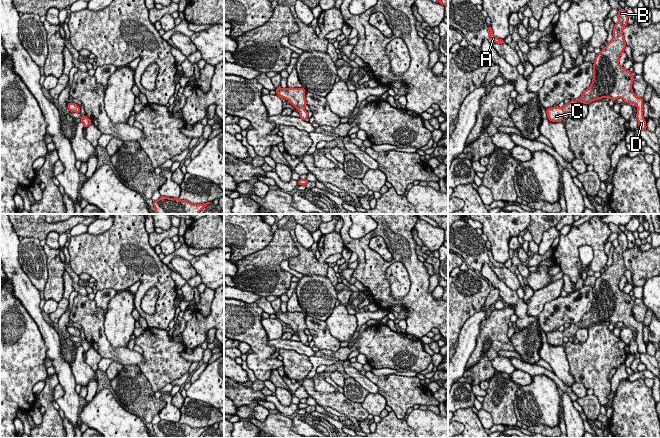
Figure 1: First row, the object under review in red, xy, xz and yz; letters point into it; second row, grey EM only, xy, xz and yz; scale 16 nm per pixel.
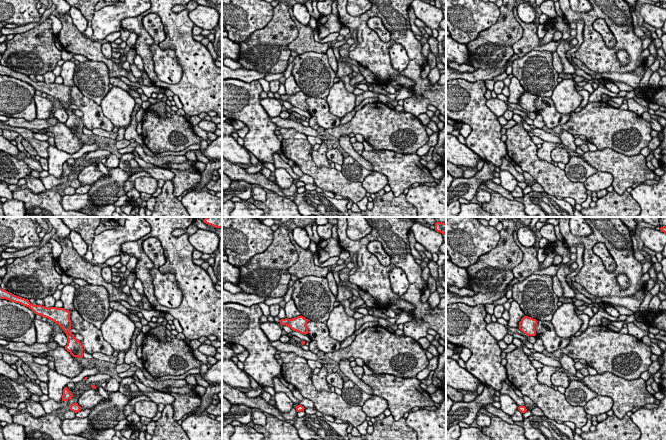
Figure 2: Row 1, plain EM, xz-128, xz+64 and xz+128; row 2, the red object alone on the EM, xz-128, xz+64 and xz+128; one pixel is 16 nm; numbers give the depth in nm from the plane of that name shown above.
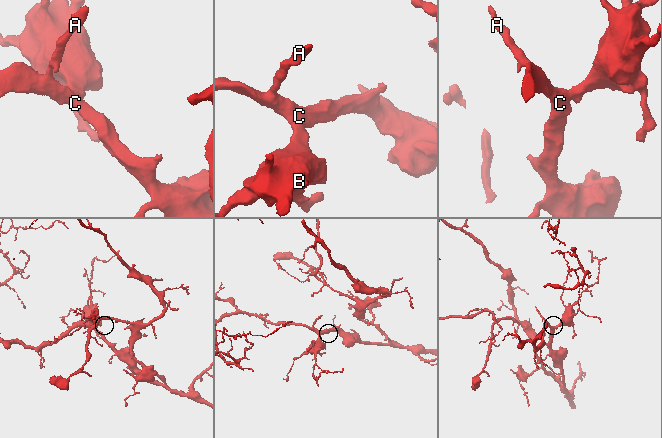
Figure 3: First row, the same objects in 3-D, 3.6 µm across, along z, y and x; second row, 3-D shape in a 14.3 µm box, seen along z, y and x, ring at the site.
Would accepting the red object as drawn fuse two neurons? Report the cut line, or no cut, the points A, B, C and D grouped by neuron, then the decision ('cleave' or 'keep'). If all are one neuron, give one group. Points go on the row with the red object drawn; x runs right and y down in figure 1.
cut none; groups A B C D; keep

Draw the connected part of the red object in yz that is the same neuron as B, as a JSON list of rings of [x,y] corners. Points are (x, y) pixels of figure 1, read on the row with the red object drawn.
[[[623,8],[618,11],[617,16],[619,21],[614,25],[612,41],[596,54],[591,86],[579,99],[570,100],[562,108],[556,106],[546,109],[550,121],[562,122],[564,113],[573,114],[579,105],[587,105],[594,100],[610,98],[615,101],[617,98],[622,98],[625,103],[634,103],[637,106],[638,128],[647,129],[643,117],[643,98],[638,98],[632,90],[634,77],[629,70],[619,65],[619,58],[627,46],[623,28],[627,26],[628,16]]]

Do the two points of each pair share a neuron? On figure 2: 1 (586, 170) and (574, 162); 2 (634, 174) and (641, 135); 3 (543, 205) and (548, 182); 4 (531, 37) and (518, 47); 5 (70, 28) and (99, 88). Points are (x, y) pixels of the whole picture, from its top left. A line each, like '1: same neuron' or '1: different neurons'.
1: same neuron
2: different neurons
3: different neurons
4: same neuron
5: different neurons

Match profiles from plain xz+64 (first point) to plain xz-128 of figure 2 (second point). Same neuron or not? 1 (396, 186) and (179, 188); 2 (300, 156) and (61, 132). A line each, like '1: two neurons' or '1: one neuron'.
1: one neuron
2: one neuron

